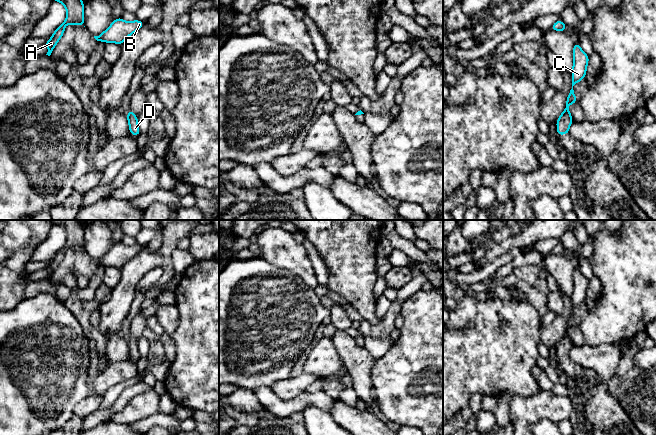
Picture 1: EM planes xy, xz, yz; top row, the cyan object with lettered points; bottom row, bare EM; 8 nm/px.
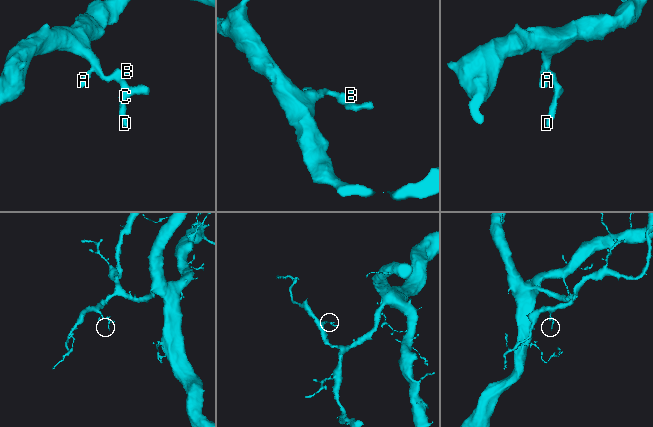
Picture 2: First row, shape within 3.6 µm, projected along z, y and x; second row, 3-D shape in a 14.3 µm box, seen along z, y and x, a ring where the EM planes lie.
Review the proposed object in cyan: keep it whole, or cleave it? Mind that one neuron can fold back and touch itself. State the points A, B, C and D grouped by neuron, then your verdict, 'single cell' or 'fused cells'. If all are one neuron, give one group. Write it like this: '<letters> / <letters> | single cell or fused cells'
A B C D | single cell

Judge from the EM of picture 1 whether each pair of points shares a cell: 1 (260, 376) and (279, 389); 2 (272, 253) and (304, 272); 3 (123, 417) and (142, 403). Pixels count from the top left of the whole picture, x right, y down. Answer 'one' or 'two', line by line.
1: two
2: one
3: one

